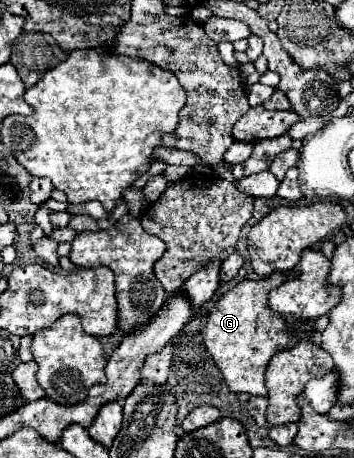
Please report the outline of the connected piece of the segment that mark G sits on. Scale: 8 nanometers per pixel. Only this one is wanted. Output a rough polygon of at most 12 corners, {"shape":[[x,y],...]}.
{"shape":[[283,274],[243,280],[207,316],[203,344],[235,394],[265,396],[273,354],[313,324],[269,312]]}

